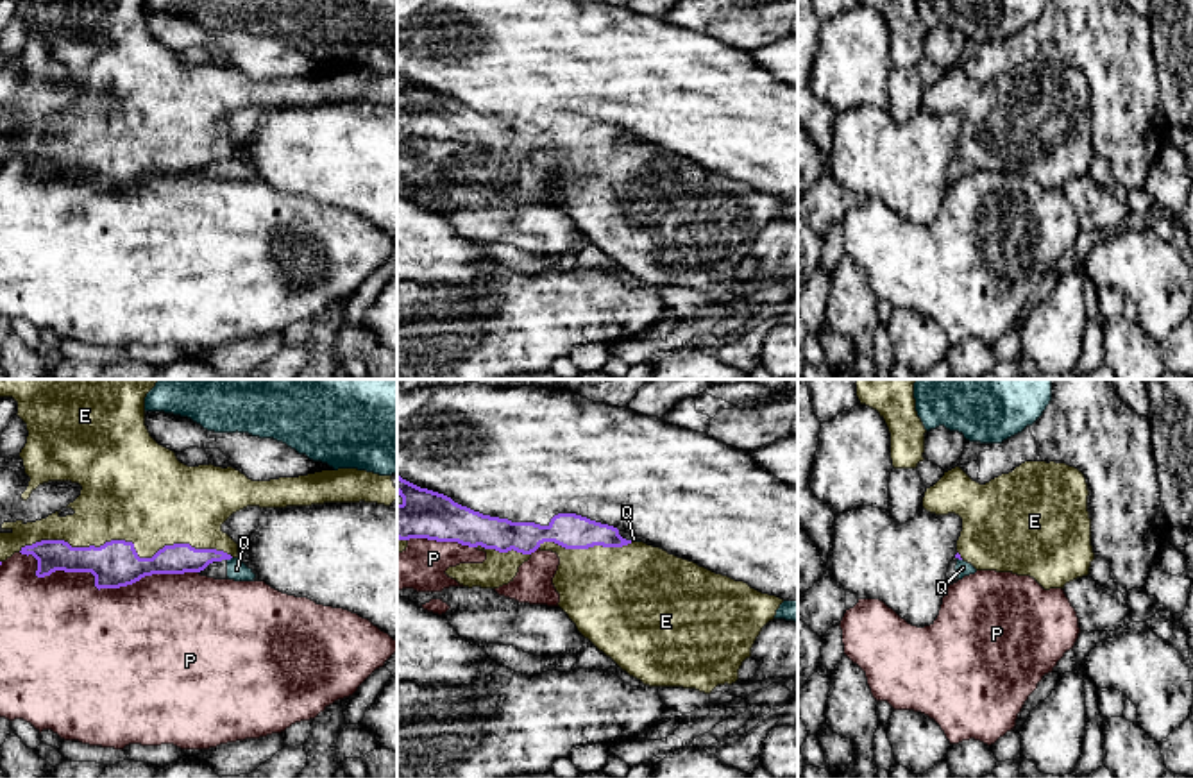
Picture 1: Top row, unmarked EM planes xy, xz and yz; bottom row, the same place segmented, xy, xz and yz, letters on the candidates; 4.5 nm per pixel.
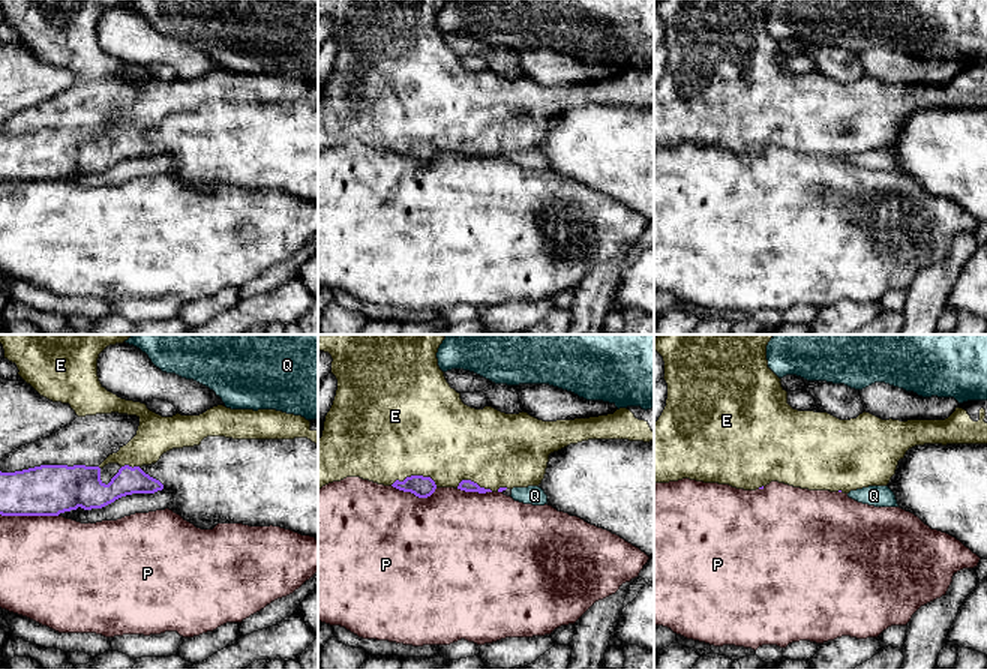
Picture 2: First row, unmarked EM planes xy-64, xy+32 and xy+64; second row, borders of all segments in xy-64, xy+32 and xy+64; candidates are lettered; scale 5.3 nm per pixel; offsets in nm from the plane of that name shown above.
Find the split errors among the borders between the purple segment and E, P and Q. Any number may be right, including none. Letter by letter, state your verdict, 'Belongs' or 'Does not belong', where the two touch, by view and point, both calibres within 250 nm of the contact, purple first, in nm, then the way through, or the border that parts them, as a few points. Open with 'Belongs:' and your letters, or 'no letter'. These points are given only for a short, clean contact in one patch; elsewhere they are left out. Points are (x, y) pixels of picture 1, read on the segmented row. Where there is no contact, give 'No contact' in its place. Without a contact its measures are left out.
Belongs: E
E: Belongs. Touches purple at xy (129, 542). Thickness 200 nm (purple) against 460 nm
P: Does not belong. Touches purple at xy (99, 589). Thickness 200 nm (purple) against 500 nm
Q: Does not belong. Touches purple at xy (229, 558). Thickness 140 nm (purple) against 90 nm. Boundary: xy (231, 557), (228, 560)

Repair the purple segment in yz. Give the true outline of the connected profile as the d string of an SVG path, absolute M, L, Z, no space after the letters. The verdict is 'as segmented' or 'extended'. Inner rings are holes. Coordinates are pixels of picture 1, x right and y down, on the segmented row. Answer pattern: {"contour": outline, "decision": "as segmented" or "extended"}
{"contour": "M1025 461L986 485L955 467L926 488L923 508L962 519L955 558L977 571L1030 576L1050 590L1089 574L1087 495L1079 469Z", "decision": "extended"}

